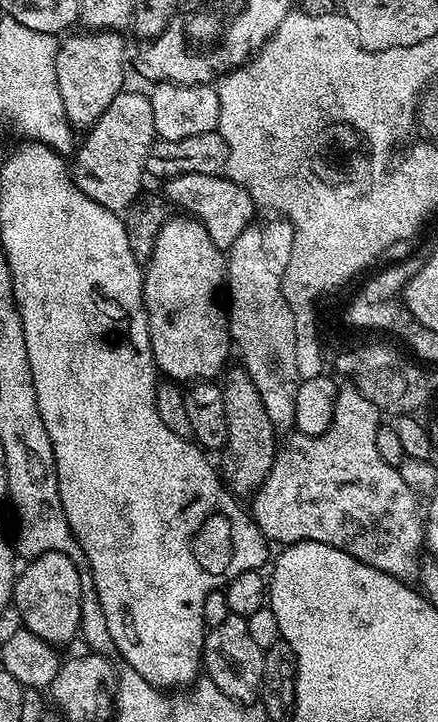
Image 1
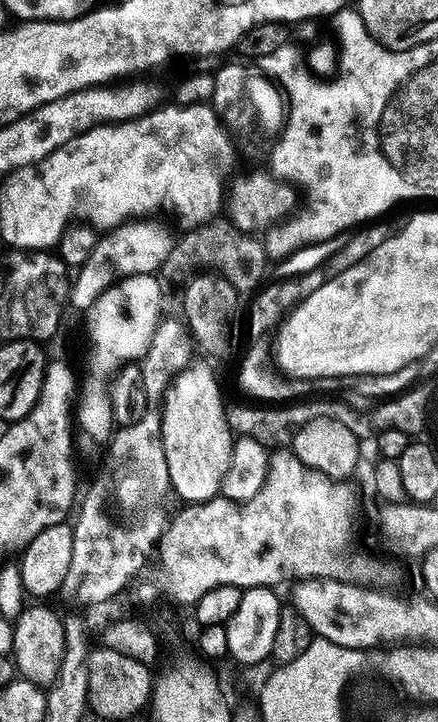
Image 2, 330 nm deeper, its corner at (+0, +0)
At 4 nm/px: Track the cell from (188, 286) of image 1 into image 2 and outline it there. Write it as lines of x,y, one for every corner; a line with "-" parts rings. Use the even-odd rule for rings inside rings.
197,362
189,363
188,367
184,368
168,383
168,388
164,392
164,398
159,405
160,420
161,420
161,444
164,447
166,468
169,474
169,485
171,491
176,491
178,495
184,499
184,502
188,504
202,504
207,500
213,500
215,496
220,495
220,487
222,482
226,478
226,470
230,468
230,450
232,449
232,442
234,439
234,433
230,426
227,424
226,401
224,402
224,396
220,393
220,386
216,383
216,376
212,373
212,368
208,364
196,364

